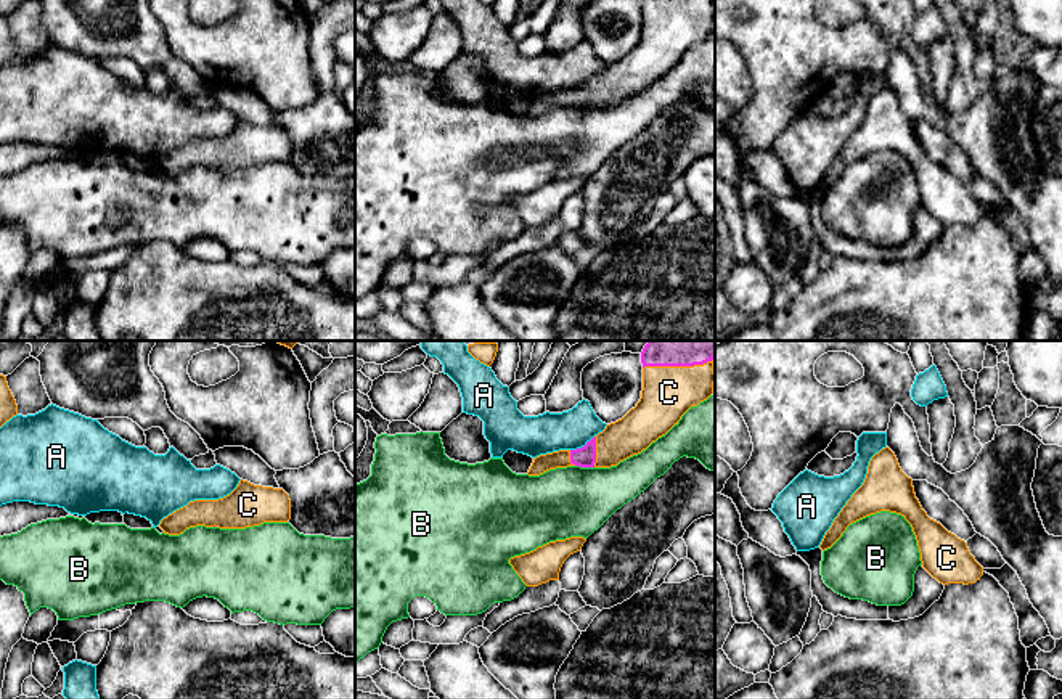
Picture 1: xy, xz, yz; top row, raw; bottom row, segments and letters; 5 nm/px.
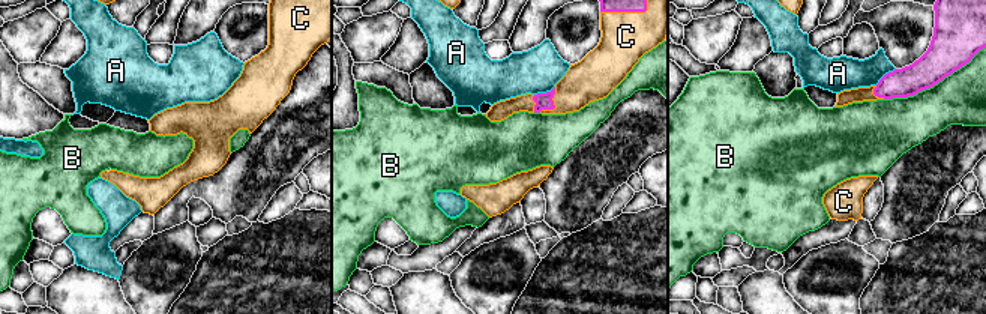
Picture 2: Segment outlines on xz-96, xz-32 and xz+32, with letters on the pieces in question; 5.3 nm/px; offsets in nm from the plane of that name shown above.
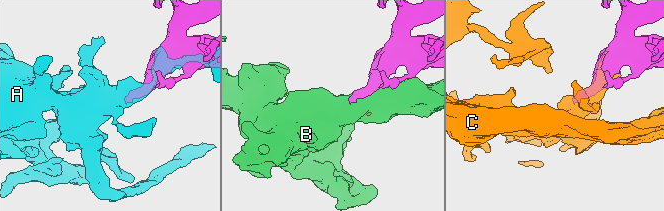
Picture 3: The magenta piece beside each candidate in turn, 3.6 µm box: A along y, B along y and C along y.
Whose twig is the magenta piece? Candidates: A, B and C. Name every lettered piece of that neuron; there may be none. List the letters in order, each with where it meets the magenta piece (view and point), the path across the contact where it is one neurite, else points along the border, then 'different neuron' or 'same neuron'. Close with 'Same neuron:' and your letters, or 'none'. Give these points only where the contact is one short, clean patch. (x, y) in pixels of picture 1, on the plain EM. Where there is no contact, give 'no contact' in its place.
A: contact xz (582, 87); different neuron
B: contact xz (585, 106); different neuron
C: contact xz (595, 92); same neuron
Same neuron: C

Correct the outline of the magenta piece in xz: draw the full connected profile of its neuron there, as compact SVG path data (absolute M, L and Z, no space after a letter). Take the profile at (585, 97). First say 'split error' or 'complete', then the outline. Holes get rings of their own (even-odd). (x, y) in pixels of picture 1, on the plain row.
split error; M641 0L641 39L622 59L606 66L585 87L533 98L529 116L549 109L611 108L641 93L681 56L713 34L713 0Z

